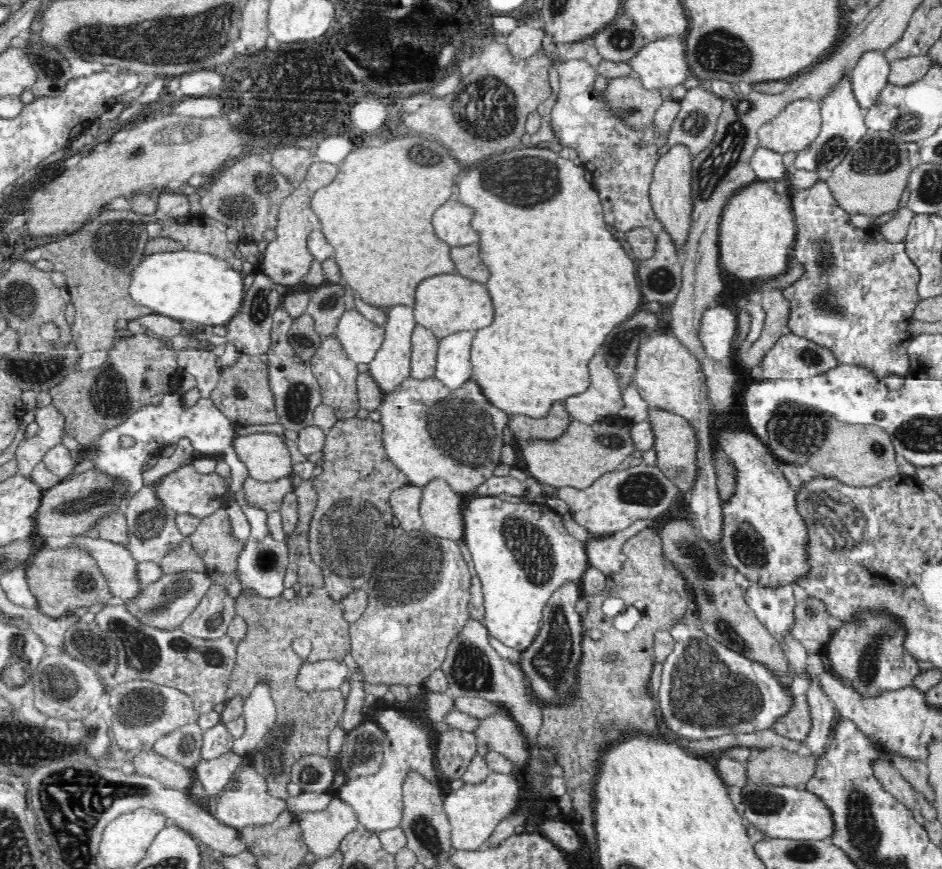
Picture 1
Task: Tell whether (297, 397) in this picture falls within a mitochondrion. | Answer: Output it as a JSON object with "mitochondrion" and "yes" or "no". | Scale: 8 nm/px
{"mitochondrion":"yes"}

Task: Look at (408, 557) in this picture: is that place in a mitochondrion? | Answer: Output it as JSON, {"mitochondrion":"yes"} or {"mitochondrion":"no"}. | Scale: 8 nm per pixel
{"mitochondrion":"yes"}

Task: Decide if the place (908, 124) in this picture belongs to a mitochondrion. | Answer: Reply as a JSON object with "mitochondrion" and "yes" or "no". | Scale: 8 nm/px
{"mitochondrion":"yes"}

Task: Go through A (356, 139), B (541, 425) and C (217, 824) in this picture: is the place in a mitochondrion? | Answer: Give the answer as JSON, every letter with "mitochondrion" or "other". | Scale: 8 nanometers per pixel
{"A":"other","B":"other","C":"other"}

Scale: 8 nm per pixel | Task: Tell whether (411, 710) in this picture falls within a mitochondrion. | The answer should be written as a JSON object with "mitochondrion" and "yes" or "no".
{"mitochondrion":"no"}

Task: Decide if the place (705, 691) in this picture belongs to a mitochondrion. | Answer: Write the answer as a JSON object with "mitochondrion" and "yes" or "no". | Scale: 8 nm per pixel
{"mitochondrion":"yes"}

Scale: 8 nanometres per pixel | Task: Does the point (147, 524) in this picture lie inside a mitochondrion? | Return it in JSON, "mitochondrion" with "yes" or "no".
{"mitochondrion":"yes"}

